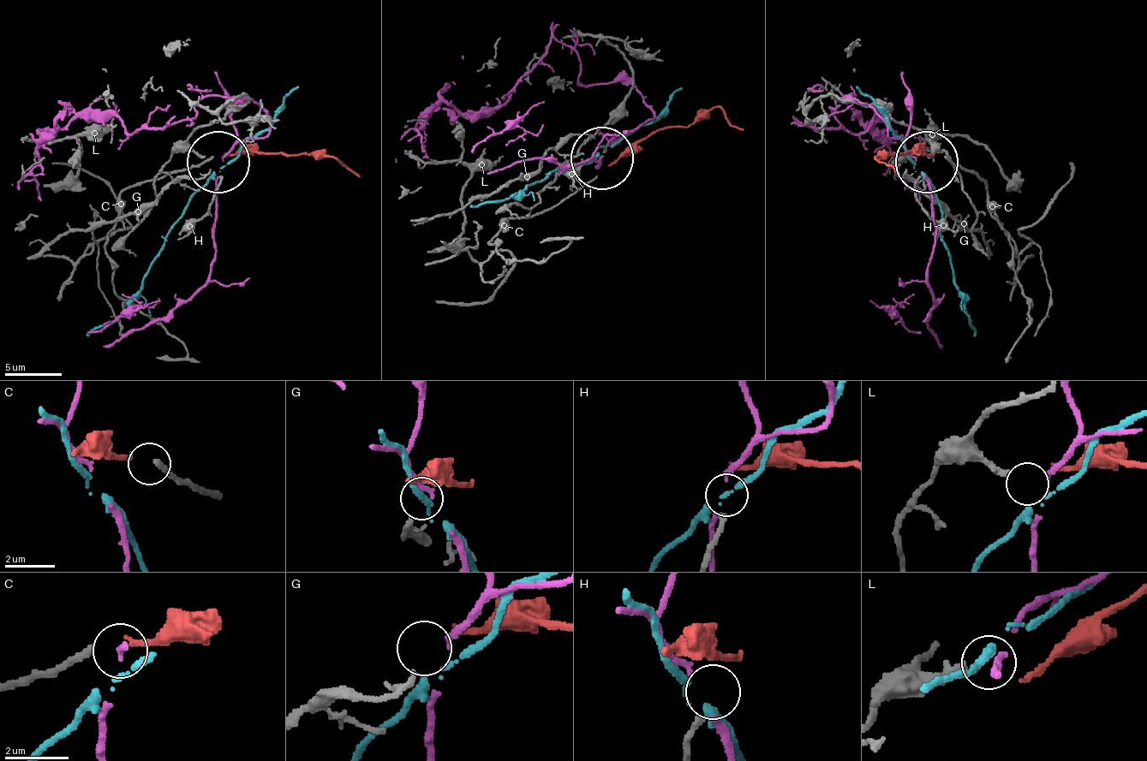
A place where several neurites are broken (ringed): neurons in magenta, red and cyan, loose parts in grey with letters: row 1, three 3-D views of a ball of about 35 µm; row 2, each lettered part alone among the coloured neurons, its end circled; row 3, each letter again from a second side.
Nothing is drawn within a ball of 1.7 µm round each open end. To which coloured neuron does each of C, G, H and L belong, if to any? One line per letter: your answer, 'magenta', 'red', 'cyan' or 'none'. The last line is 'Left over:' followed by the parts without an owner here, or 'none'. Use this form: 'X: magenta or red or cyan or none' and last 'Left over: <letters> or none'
C: red
G: none
H: none
L: none
Left over: G, H, L

